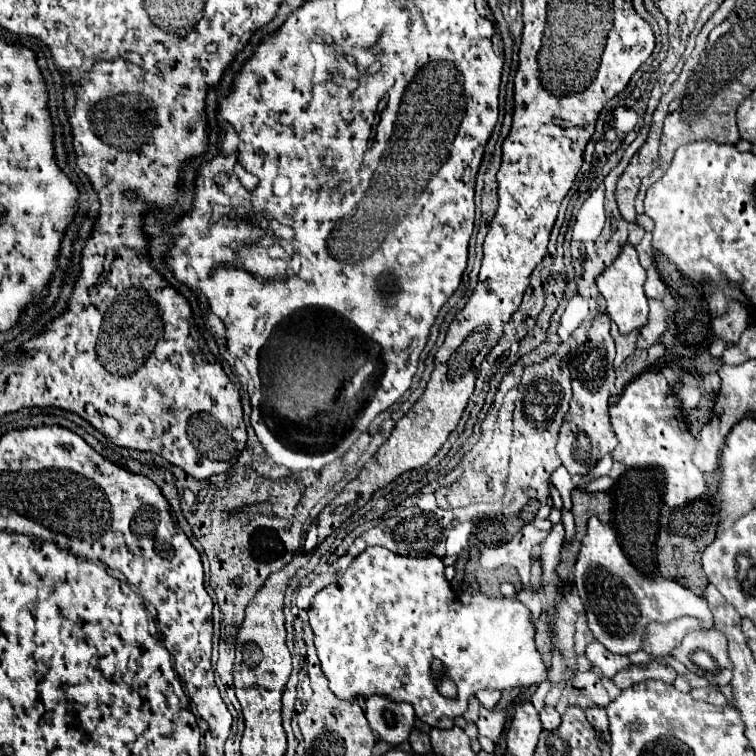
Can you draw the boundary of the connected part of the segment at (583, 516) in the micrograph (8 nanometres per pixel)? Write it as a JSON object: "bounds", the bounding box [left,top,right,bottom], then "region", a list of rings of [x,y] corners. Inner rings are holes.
{"bounds":[573,490,613,538],"region":[[[573,490],[573,516],[577,524],[579,538],[585,536],[585,524],[591,516],[599,516],[601,522],[609,524],[613,516],[613,498],[605,492],[585,492]]]}

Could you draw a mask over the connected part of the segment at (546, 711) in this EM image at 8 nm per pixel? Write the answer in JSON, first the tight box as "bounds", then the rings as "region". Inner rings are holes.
{"bounds":[539,708,561,730],"region":[[[543,708],[539,716],[545,730],[557,730],[557,726],[561,726],[561,714],[555,708]]]}

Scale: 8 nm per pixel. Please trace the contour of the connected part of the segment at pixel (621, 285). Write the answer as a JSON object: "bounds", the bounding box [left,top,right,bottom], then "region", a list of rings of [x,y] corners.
{"bounds":[597,244,647,334],"region":[[[623,244],[615,262],[597,276],[597,288],[607,300],[607,314],[619,326],[621,334],[639,330],[647,322],[647,296],[643,284],[645,284],[645,270],[641,268],[637,260],[637,252],[631,244]]]}

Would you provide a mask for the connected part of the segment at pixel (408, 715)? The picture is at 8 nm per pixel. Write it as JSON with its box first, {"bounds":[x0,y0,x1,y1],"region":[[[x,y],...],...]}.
{"bounds":[365,694,415,744],"region":[[[373,694],[367,698],[365,716],[375,734],[379,734],[389,744],[401,744],[409,738],[409,732],[415,722],[415,711],[407,702],[395,702],[391,698],[383,698]]]}

